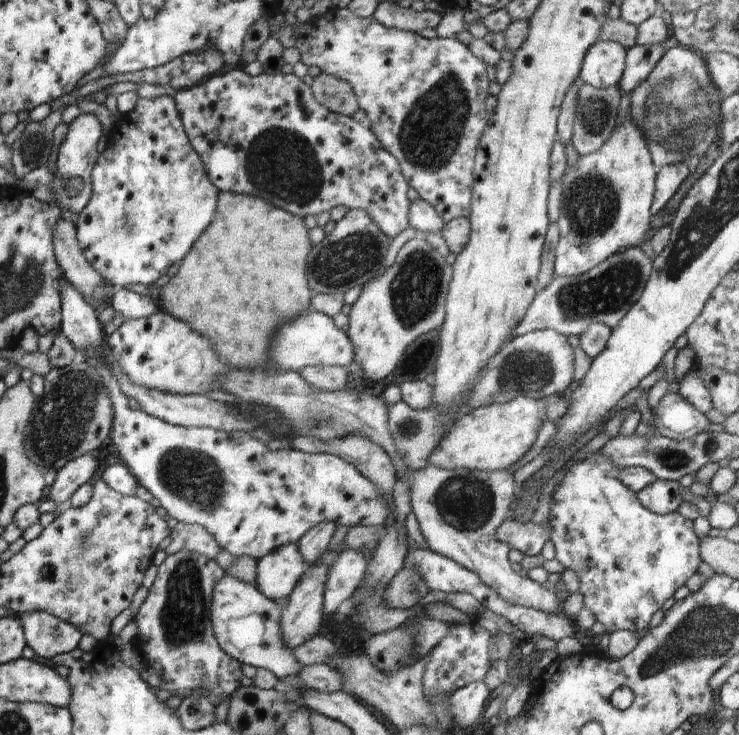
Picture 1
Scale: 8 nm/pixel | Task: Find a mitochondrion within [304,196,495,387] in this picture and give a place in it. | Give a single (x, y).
(415, 293)

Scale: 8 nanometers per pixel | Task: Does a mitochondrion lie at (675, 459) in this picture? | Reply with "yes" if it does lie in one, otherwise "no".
yes

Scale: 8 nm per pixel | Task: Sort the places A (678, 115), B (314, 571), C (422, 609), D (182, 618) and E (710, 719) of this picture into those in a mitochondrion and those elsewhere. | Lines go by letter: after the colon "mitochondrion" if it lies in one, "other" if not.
A: mitochondrion
B: other
C: other
D: mitochondrion
E: other

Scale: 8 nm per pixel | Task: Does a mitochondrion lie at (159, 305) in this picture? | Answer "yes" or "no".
no

